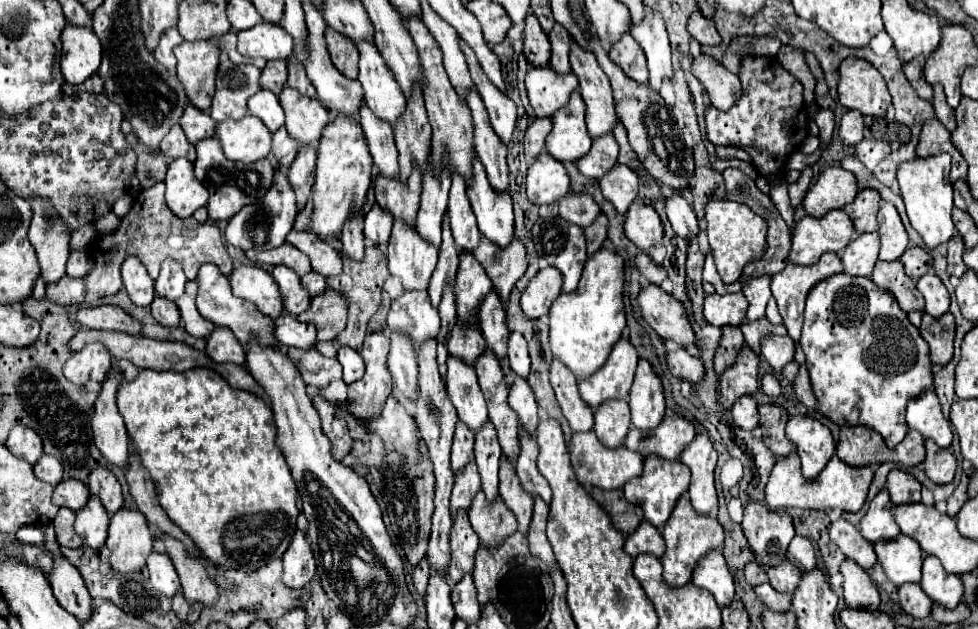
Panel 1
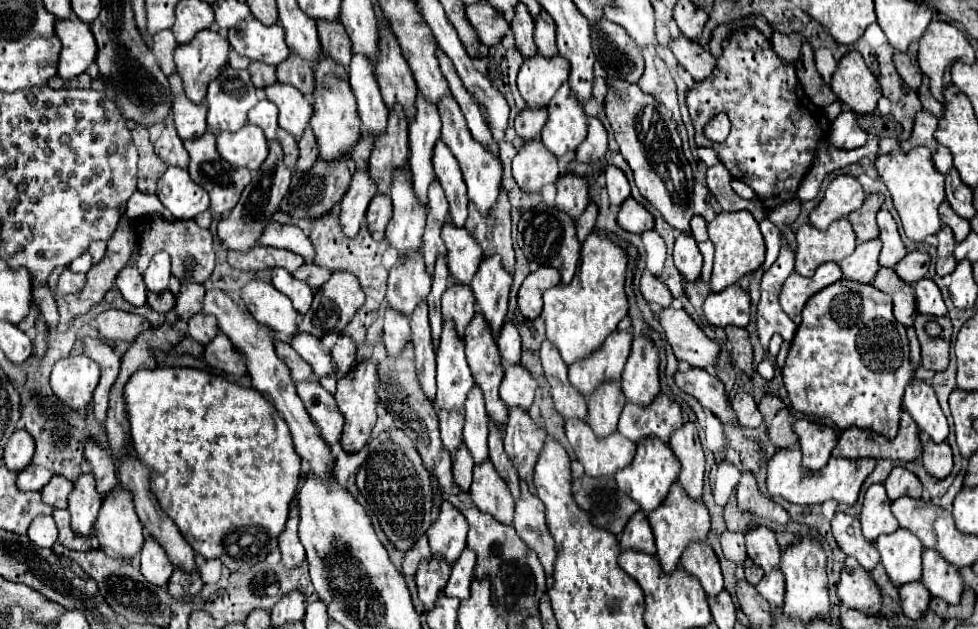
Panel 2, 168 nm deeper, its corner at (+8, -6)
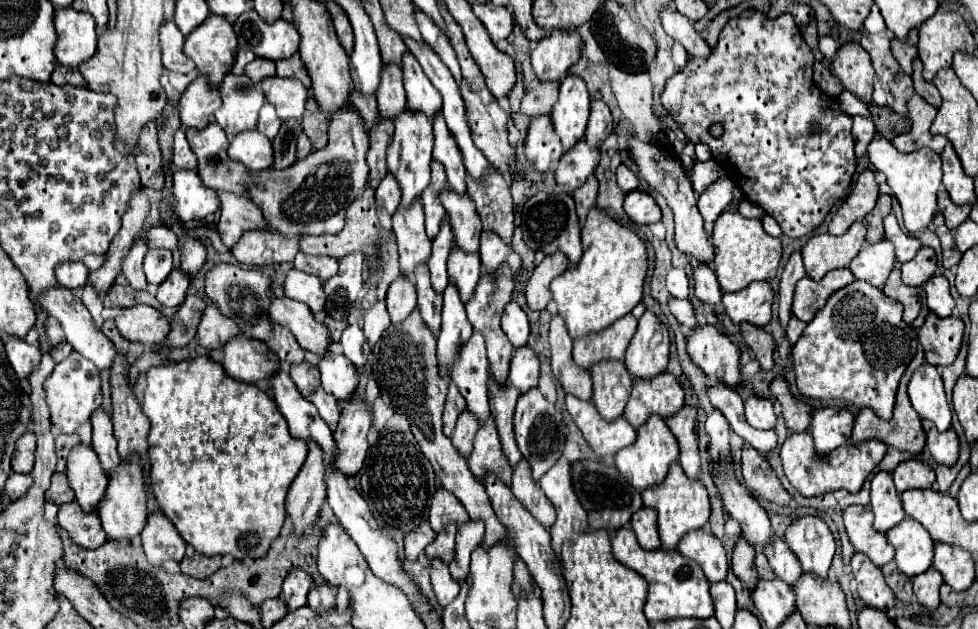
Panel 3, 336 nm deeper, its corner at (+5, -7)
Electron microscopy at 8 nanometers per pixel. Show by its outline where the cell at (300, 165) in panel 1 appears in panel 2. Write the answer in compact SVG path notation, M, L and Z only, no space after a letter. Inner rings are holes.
M308 126L306 134L302 134L302 138L300 138L300 158L298 158L296 168L310 170L310 166L316 162L316 158L318 158L318 146L314 142L314 132Z

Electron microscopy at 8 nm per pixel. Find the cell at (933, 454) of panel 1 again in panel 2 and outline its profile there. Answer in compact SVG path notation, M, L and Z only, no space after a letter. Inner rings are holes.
M920 436L924 452L922 452L922 464L934 478L946 478L952 470L952 450L946 442L932 442L928 436Z

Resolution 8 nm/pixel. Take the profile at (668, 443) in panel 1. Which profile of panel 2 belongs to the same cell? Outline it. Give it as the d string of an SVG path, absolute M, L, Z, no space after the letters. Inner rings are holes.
M658 394L650 406L630 406L630 402L626 402L620 414L618 432L632 442L638 442L650 434L658 436L662 442L668 442L670 434L678 430L678 426L682 426L680 404L664 394Z

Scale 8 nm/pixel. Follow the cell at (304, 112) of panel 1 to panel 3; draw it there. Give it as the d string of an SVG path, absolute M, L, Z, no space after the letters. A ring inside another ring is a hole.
M263 79L259 83L265 99L275 105L277 115L281 121L289 119L301 119L305 113L305 103L309 99L309 91L301 87L295 79Z

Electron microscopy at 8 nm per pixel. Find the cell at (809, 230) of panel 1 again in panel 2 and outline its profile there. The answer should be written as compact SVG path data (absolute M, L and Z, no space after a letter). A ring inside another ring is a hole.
M846 218L836 220L830 224L828 230L816 230L814 226L806 224L800 226L800 230L796 232L796 242L798 242L798 250L796 250L796 272L800 276L814 276L816 268L824 262L840 262L842 258L850 256L856 248L856 234L850 226L850 222Z

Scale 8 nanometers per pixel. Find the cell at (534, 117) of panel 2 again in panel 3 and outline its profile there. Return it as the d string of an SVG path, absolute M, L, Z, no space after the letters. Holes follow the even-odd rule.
M533 83L533 87L525 93L521 101L521 113L535 119L541 115L549 115L557 101L559 87L545 87L545 83Z

